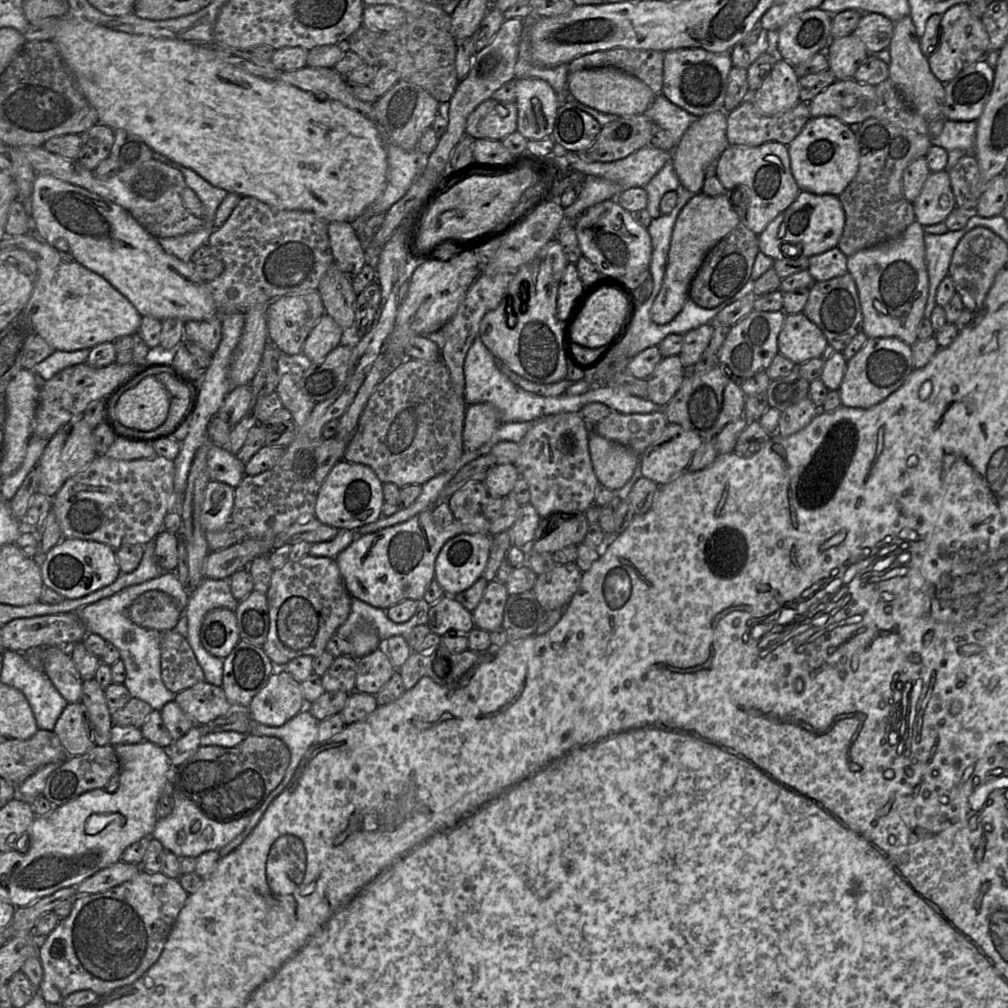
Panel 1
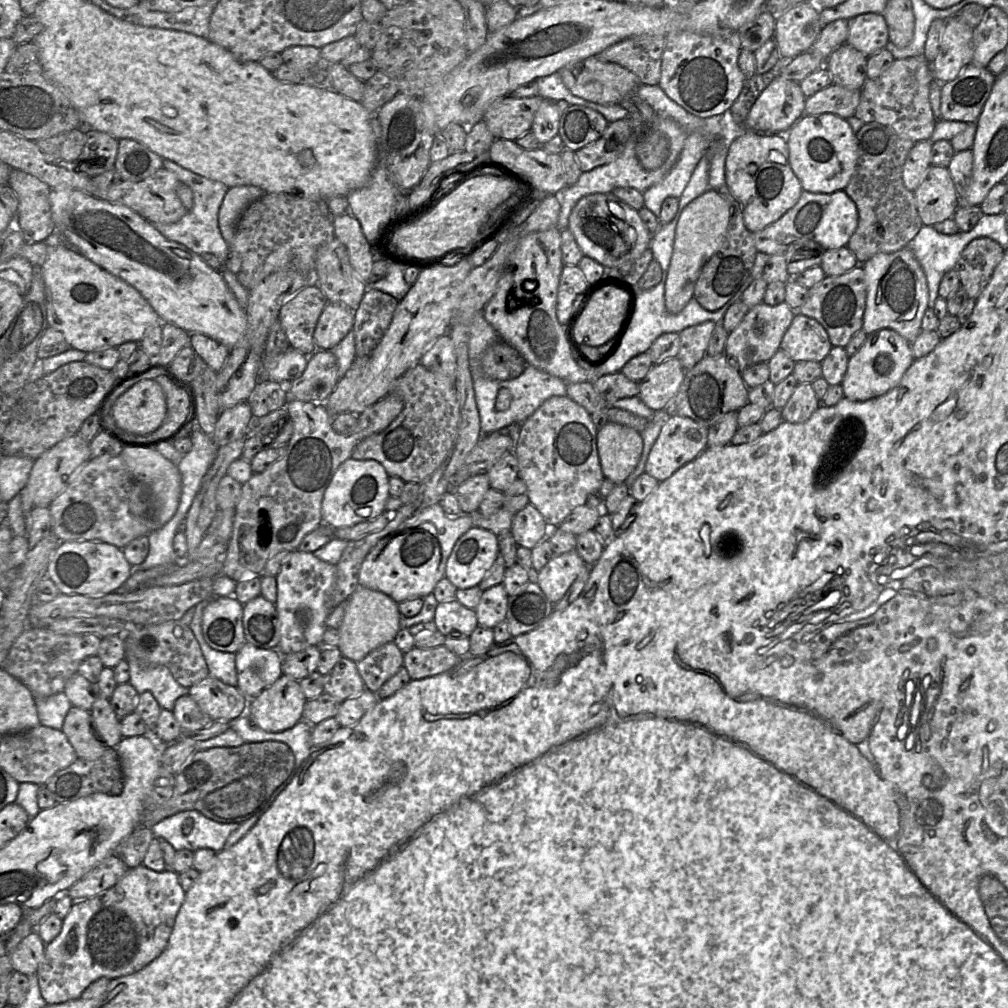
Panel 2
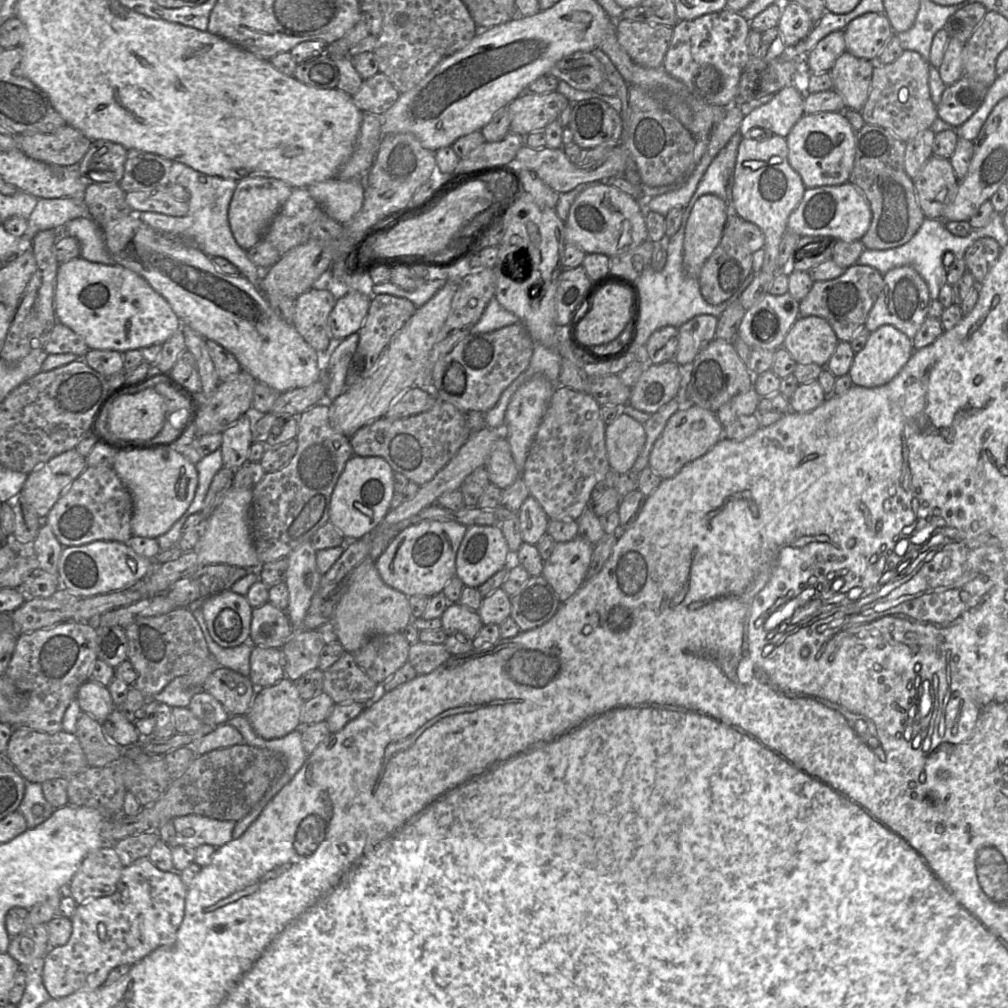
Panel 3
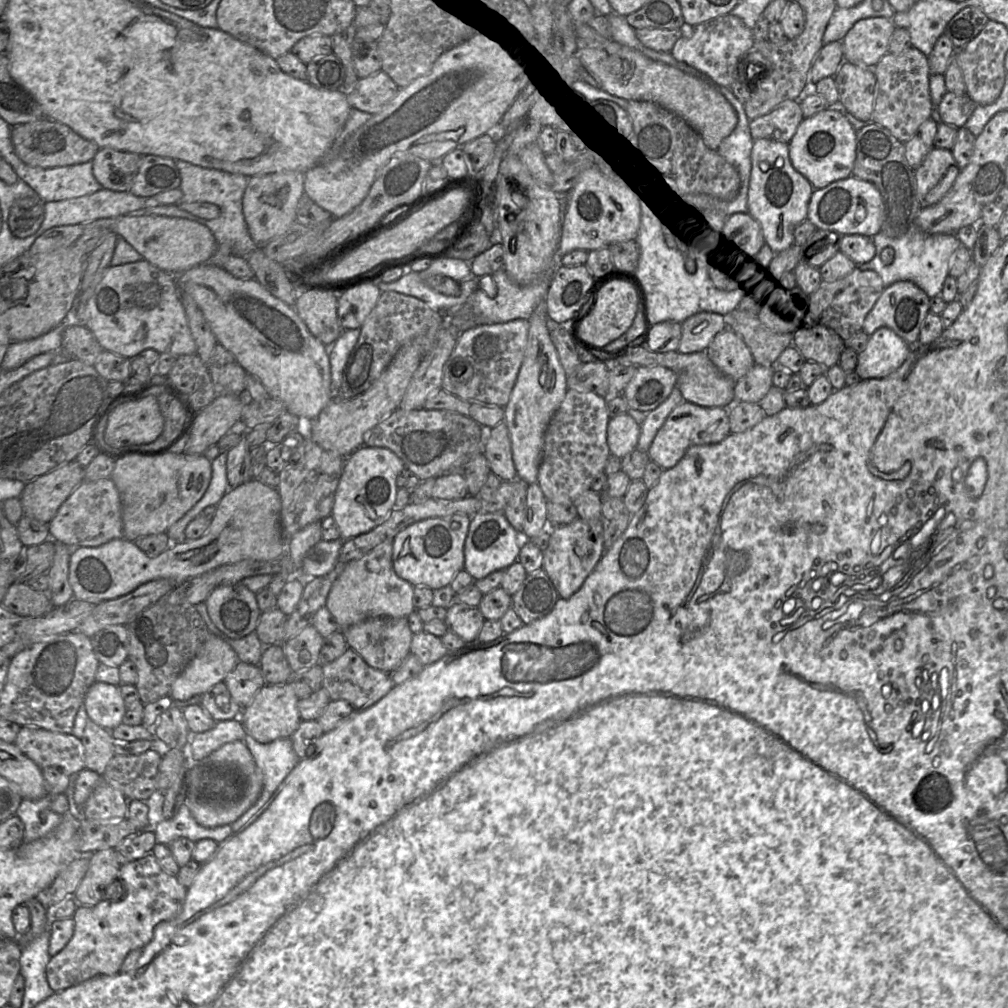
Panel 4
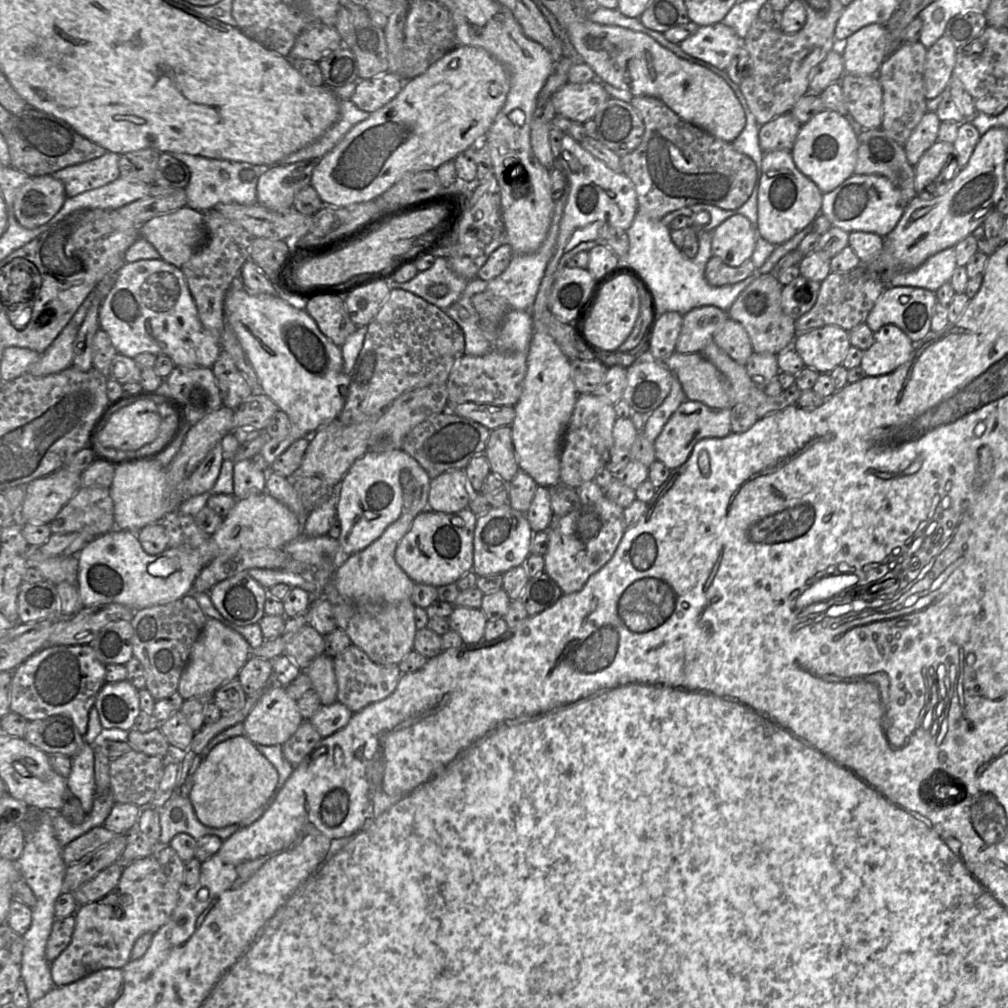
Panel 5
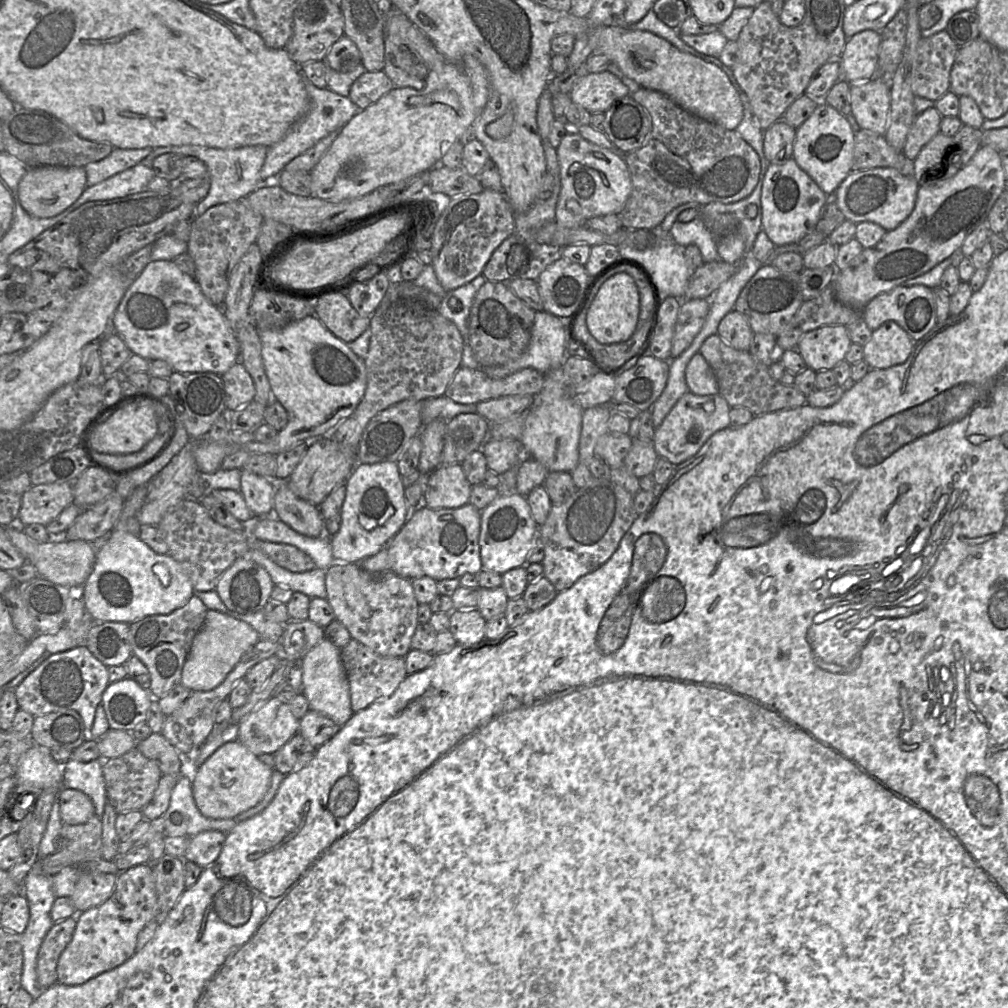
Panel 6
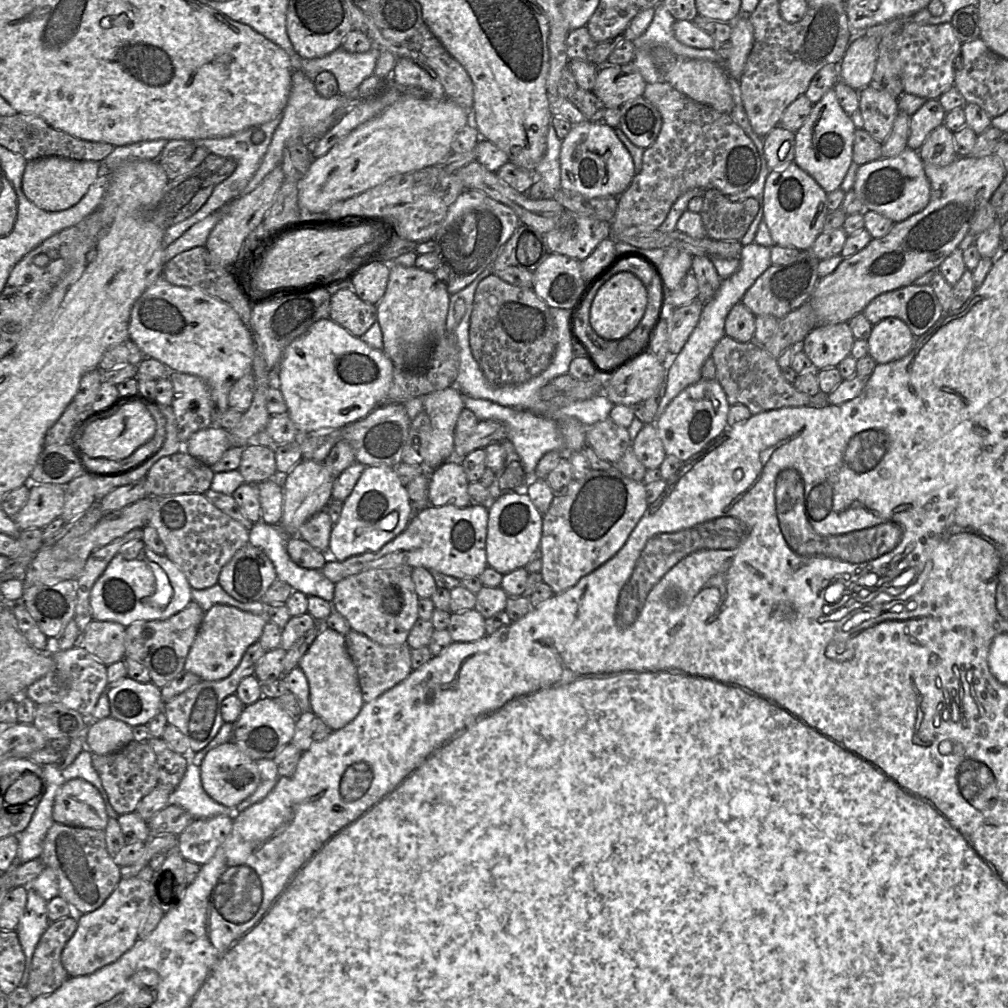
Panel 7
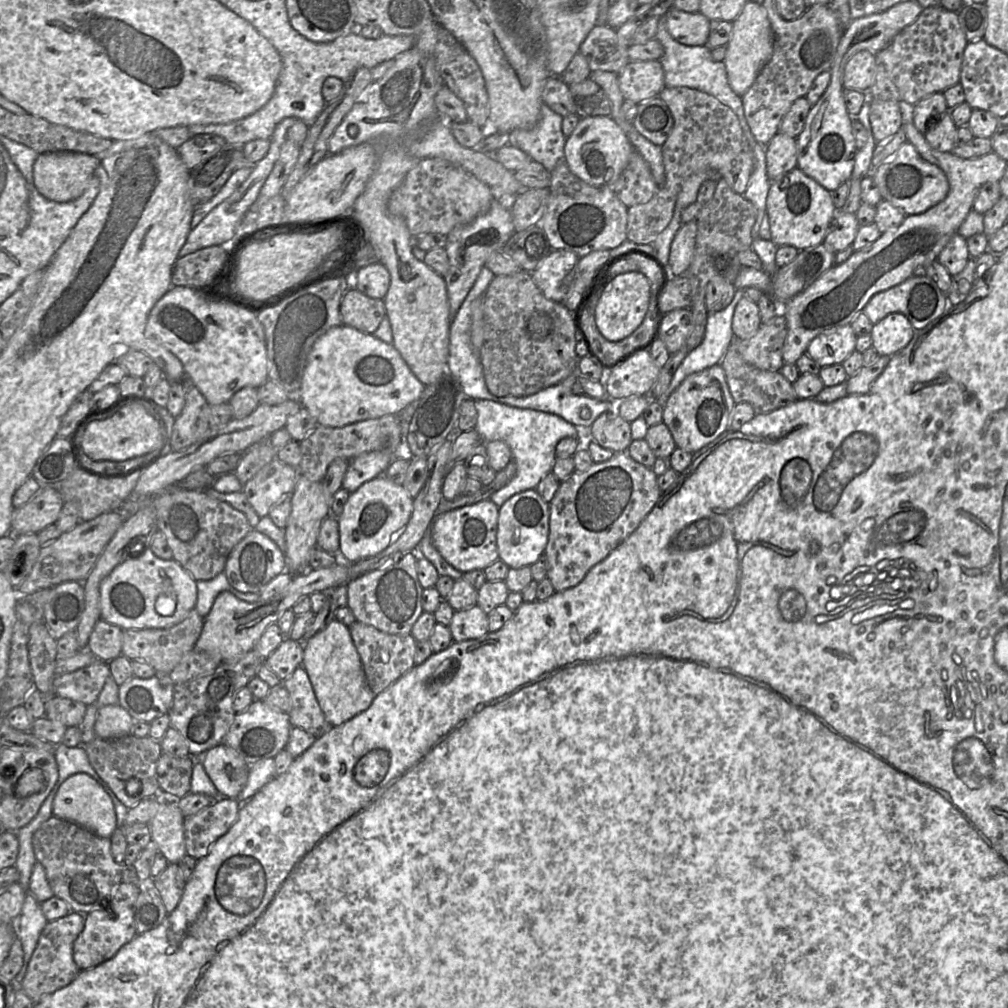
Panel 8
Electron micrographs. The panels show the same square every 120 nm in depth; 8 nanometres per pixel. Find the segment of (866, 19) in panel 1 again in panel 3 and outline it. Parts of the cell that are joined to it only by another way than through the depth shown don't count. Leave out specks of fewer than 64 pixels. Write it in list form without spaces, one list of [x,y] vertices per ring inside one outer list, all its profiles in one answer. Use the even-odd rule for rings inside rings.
[[[873,12],[853,19],[843,31],[846,51],[872,62],[894,33],[885,14]]]

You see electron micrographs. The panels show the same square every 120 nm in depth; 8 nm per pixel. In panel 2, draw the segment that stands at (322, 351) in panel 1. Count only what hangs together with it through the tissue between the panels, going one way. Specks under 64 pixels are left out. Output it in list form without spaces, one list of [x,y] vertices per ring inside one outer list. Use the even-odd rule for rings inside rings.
[[[328,303],[322,311],[314,333],[317,350],[331,350],[352,330],[355,310],[343,304]]]

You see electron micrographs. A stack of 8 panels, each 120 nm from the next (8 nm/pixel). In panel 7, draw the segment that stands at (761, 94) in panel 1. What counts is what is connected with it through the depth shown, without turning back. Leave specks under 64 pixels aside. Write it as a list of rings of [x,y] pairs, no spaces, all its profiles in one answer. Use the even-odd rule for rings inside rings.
[[[781,125],[773,128],[764,138],[764,154],[771,171],[782,171],[794,161],[795,133]]]

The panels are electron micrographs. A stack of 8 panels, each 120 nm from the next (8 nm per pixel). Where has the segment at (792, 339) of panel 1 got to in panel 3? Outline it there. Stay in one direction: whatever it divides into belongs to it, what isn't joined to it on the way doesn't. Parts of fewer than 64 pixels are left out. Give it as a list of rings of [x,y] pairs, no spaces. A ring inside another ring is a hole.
[[[817,316],[799,317],[787,333],[782,347],[798,364],[826,367],[839,340],[830,324]]]

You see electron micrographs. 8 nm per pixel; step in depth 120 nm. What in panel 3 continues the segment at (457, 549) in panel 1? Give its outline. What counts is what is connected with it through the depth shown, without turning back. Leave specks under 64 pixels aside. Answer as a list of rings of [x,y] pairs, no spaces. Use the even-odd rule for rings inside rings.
[[[500,525],[467,527],[457,551],[456,576],[465,586],[478,588],[505,567],[510,557]]]

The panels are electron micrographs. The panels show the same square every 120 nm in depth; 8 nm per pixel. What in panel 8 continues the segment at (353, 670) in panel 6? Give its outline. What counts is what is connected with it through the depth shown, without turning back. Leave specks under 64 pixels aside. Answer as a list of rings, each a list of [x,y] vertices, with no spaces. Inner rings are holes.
[[[354,621],[348,627],[359,654],[367,684],[375,695],[387,689],[415,666],[414,657],[417,641],[411,634],[388,634],[359,621]]]

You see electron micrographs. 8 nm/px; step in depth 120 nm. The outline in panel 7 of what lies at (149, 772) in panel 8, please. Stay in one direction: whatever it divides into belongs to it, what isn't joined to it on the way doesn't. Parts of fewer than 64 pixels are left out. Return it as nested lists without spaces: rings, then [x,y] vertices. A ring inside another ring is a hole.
[[[133,740],[114,753],[93,754],[92,765],[101,779],[111,806],[118,815],[135,812],[140,800],[159,784],[156,756],[147,740]]]

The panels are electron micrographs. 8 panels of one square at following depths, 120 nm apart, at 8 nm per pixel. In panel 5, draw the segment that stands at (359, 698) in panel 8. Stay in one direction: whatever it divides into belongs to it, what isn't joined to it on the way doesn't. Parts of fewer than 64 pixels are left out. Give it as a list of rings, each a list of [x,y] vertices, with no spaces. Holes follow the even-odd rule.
[[[321,654],[302,671],[309,677],[312,684],[311,690],[318,695],[321,705],[330,705],[337,702],[333,658]]]

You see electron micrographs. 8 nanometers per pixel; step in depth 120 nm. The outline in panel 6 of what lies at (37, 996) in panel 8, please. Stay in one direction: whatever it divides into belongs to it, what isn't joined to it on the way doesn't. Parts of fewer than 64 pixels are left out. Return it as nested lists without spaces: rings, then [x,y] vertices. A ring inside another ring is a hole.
[[[76,917],[53,924],[38,953],[37,981],[42,990],[57,983],[57,964],[61,953],[71,941],[76,928]]]

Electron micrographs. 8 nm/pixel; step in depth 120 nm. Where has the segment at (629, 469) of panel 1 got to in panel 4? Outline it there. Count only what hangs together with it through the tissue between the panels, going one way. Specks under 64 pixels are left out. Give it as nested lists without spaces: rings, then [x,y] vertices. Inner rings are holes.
[[[628,413],[611,418],[607,429],[610,454],[623,459],[637,448],[639,436],[640,425]]]

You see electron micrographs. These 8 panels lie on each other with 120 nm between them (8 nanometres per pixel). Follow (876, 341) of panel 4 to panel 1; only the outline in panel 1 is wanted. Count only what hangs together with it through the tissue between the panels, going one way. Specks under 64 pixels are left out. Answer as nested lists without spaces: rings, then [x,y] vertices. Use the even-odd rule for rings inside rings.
[[[897,337],[868,338],[860,350],[847,361],[839,394],[841,405],[871,408],[896,391],[914,370],[912,347]]]

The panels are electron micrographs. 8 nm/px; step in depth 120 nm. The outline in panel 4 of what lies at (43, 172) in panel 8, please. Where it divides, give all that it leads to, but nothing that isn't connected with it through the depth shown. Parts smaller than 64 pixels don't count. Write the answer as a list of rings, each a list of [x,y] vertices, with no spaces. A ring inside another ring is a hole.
[[[38,195],[15,200],[8,216],[11,233],[17,238],[25,238],[37,232],[43,222],[44,204]]]

